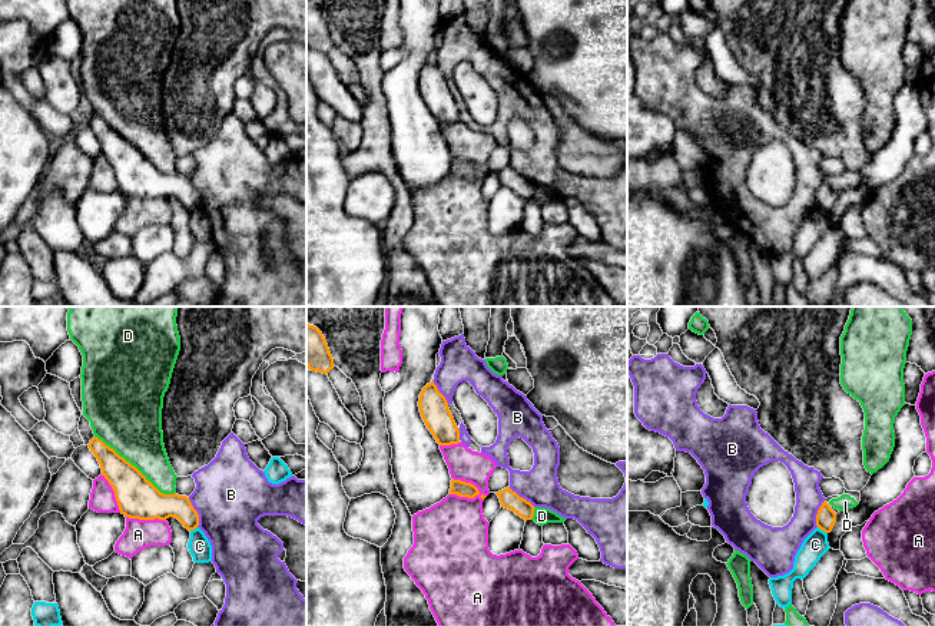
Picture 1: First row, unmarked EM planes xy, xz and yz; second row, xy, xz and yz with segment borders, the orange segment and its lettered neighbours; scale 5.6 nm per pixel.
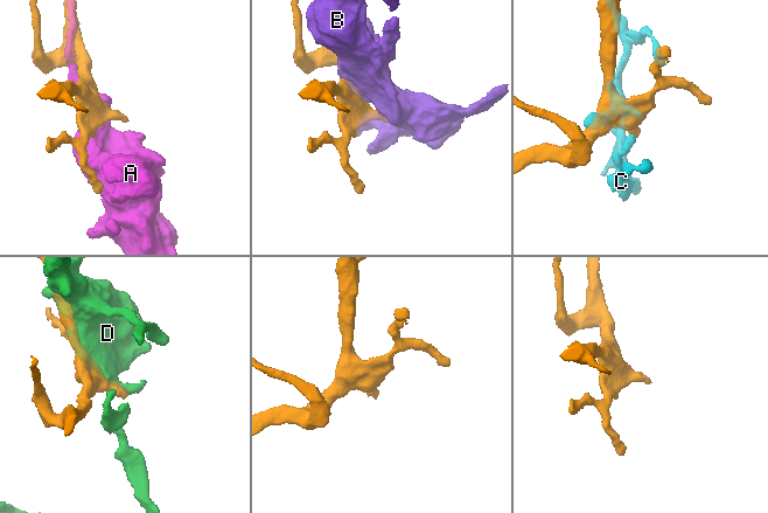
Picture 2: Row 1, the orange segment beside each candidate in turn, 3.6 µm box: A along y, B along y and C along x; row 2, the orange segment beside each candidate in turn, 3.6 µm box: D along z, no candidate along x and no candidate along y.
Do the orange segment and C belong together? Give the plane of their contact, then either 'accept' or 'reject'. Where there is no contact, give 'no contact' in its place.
meets orange in yz; reject

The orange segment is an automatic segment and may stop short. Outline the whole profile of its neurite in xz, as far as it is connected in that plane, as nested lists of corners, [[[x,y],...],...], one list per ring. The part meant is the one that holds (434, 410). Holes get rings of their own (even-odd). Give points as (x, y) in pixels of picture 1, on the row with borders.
[[[434,381],[422,388],[418,407],[427,428],[440,446],[460,443],[460,430],[448,408],[445,397],[438,391]]]

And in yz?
[[[823,501],[816,514],[816,526],[825,533],[830,533],[836,523],[836,513]]]

